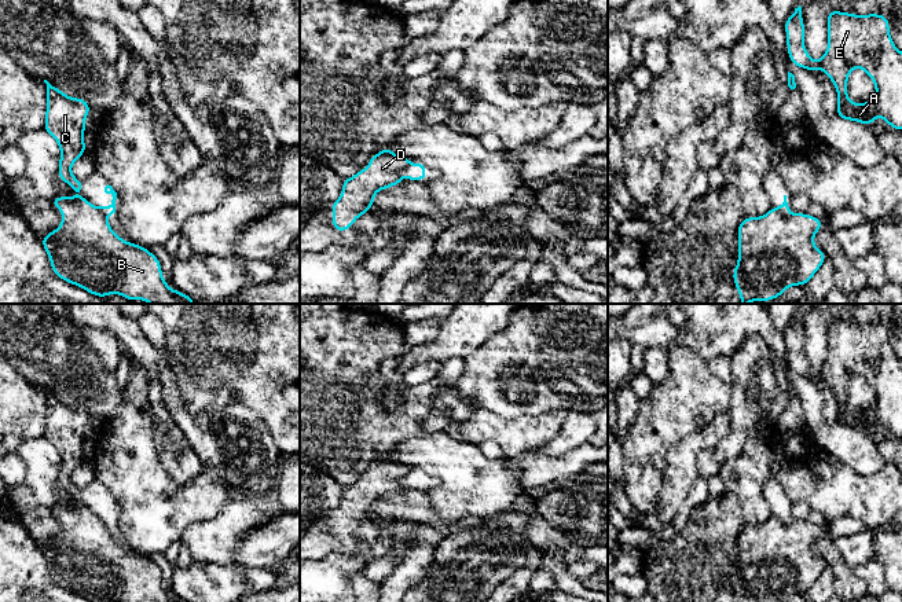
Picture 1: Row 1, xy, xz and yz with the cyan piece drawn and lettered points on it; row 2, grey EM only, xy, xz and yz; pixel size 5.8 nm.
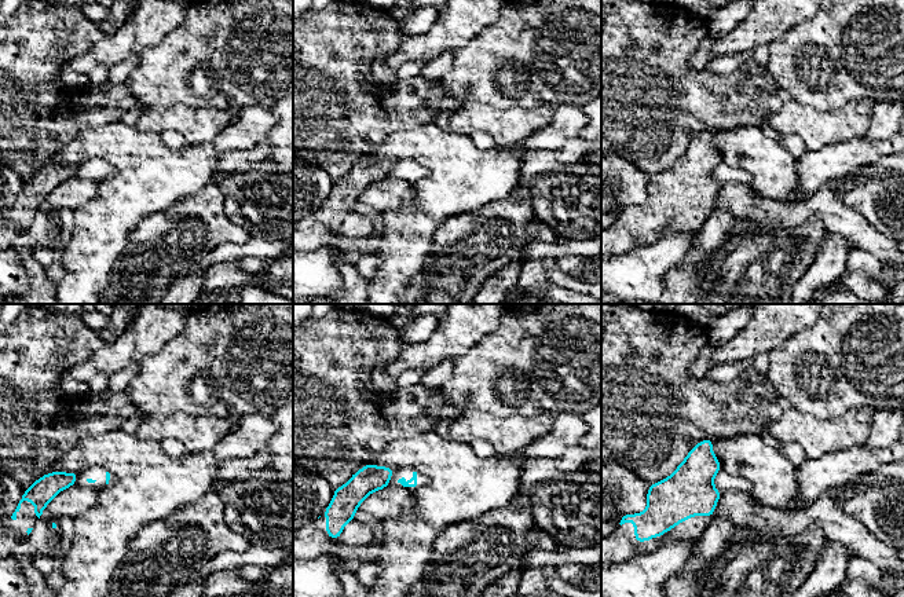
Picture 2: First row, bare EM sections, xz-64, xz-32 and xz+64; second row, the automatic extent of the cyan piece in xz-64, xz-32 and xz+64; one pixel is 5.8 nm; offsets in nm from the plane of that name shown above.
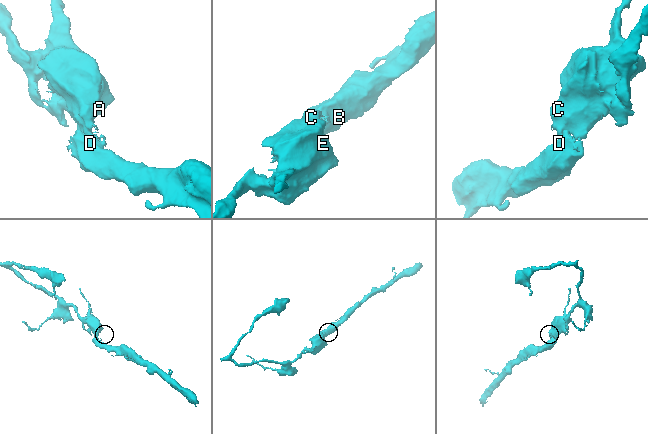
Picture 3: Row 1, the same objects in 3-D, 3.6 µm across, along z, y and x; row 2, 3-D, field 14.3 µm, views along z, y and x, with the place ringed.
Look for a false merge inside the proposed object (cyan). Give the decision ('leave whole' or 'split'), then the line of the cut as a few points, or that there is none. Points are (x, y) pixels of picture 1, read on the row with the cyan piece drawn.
split | xz (410, 162), (400, 172), (400, 176)

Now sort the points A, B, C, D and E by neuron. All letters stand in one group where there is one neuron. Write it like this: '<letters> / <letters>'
A C E / B D

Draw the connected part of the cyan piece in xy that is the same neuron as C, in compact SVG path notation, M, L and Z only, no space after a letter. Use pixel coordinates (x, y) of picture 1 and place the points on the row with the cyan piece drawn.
M47 80L44 82L47 84L47 110L43 129L56 140L60 148L59 179L80 194L84 184L73 176L72 165L87 151L84 126L91 107L85 99L70 98Z

